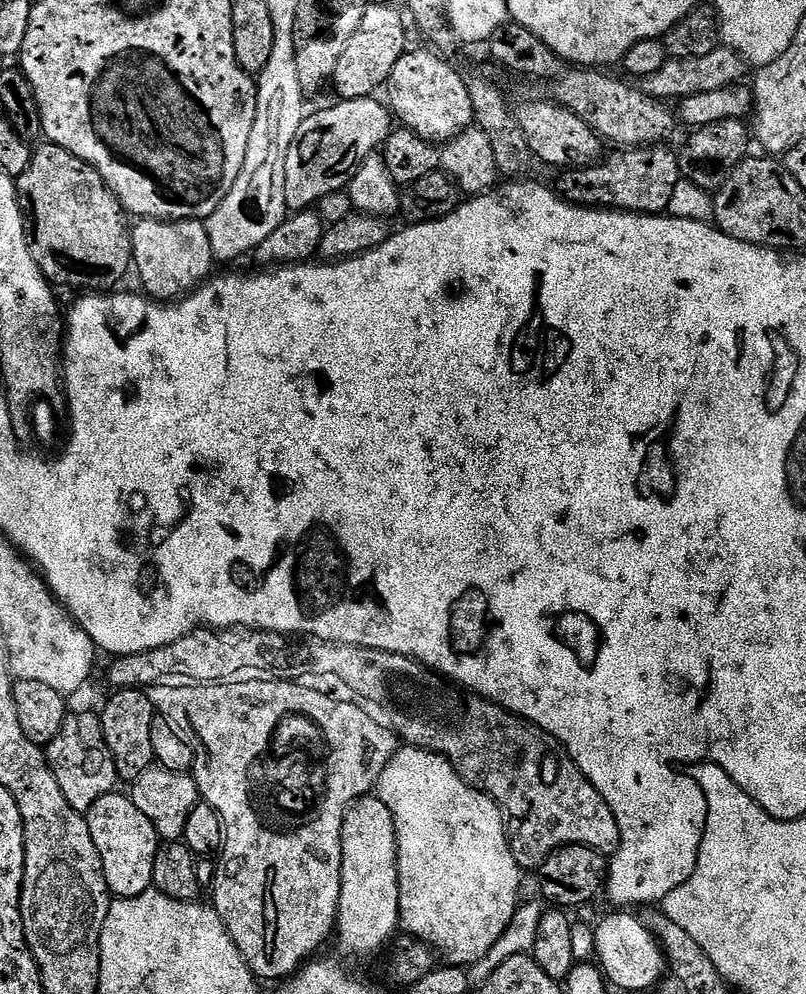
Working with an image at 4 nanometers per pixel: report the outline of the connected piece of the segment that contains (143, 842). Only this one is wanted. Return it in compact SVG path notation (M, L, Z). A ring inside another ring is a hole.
M113 790L95 800L86 813L86 819L90 838L94 838L94 846L100 855L107 891L113 897L123 898L137 896L152 888L153 858L158 837L150 818L146 818L146 814L142 814L127 795L119 796L118 793Z

